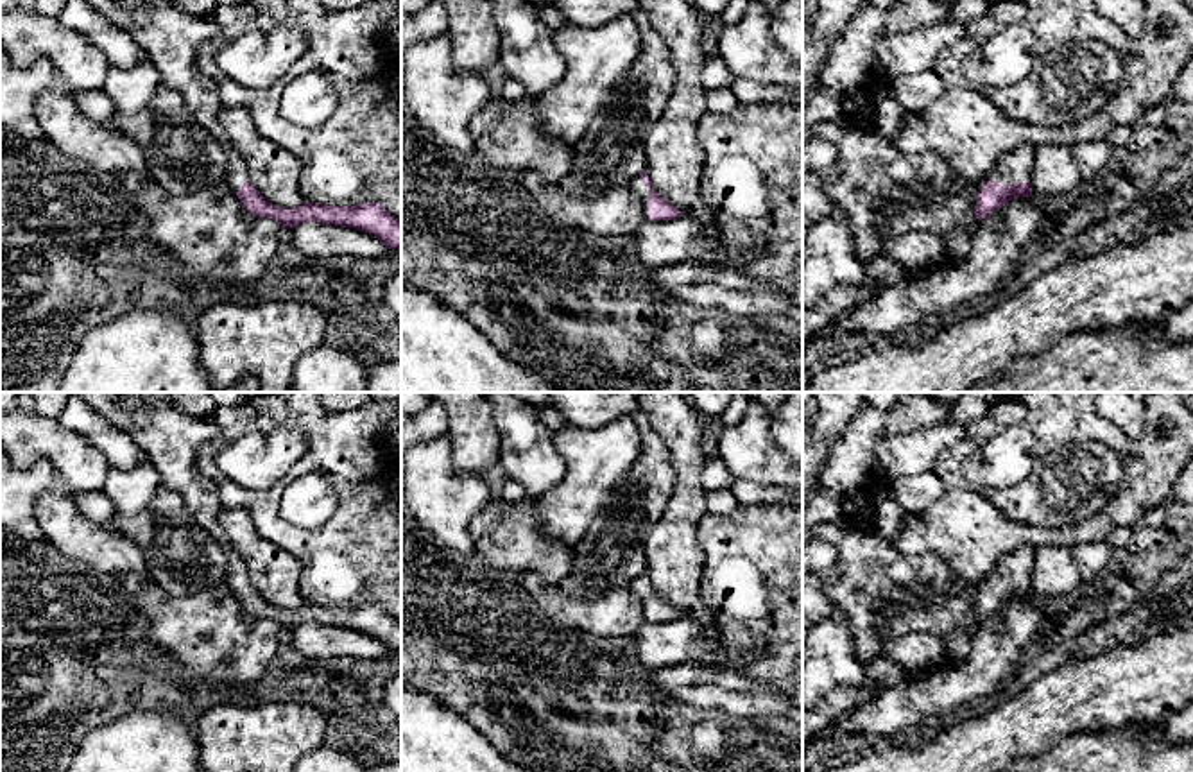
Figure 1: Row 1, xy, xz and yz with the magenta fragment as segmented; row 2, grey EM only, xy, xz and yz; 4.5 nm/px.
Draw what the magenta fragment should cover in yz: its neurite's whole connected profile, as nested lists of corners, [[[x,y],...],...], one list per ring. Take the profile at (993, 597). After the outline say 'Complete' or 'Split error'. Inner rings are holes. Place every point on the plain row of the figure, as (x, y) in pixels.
[[[1017,548],[1000,561],[991,580],[976,596],[976,620],[983,623],[996,611],[1016,598],[1032,596],[1034,550]]]. Split error

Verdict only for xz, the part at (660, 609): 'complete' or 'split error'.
split error

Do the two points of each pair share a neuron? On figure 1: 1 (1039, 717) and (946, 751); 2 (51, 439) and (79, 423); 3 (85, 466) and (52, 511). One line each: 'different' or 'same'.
1: same
2: different
3: different

